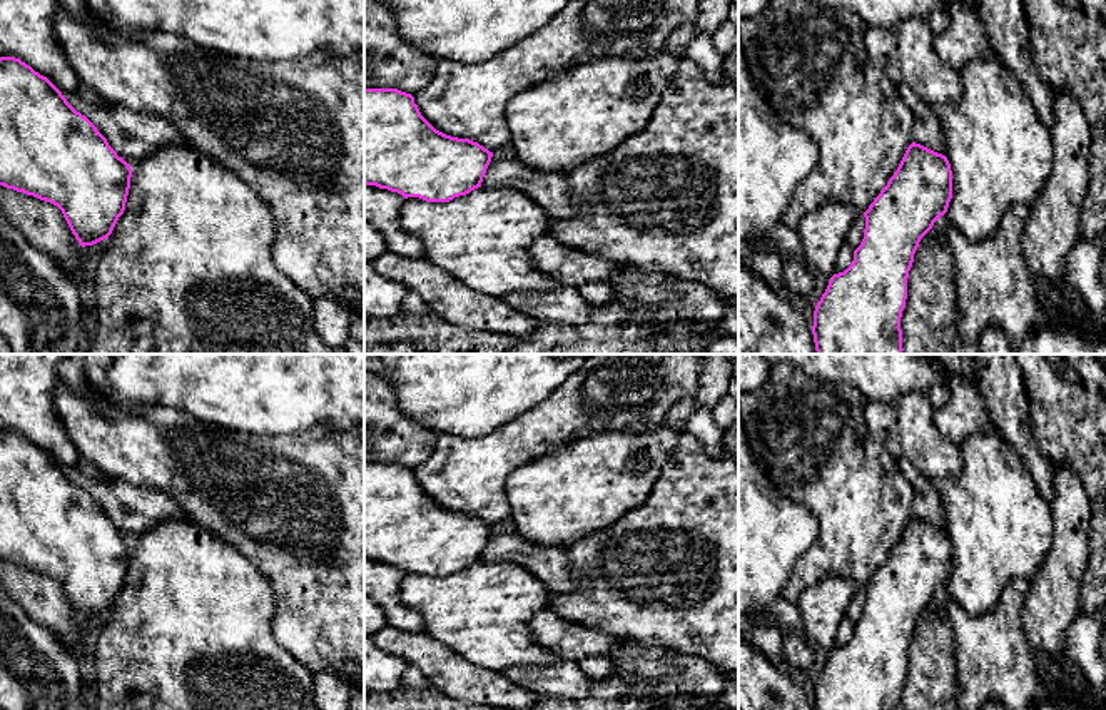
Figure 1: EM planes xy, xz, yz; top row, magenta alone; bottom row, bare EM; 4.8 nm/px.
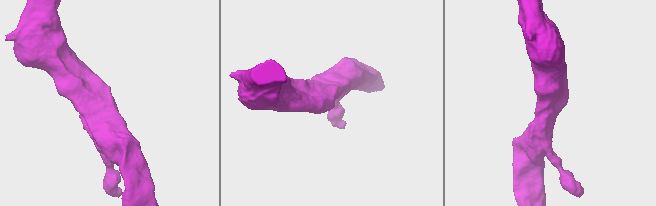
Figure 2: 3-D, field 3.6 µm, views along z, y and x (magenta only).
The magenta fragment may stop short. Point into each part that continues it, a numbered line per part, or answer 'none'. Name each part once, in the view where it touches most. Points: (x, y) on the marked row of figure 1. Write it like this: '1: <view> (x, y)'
none

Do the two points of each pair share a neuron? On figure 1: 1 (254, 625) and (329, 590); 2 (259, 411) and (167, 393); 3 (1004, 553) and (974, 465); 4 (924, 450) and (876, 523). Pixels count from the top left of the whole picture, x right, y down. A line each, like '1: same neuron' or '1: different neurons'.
1: different neurons
2: same neuron
3: same neuron
4: different neurons

